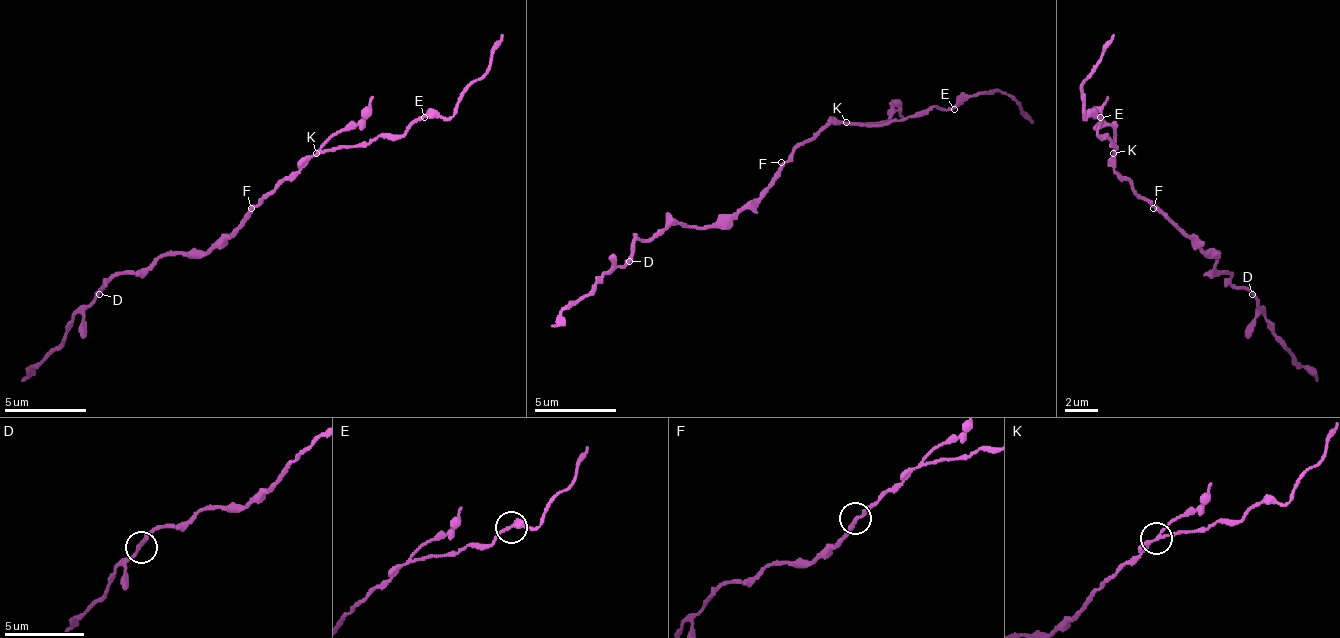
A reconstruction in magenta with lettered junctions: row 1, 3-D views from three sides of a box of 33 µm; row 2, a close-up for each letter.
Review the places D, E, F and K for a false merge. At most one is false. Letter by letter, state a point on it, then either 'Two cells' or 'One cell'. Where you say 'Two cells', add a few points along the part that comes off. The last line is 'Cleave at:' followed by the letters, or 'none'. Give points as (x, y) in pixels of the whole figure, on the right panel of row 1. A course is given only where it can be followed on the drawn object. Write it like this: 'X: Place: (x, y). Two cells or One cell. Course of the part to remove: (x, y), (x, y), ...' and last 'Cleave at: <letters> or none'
D: Place: (1252, 294). One cell
E: Place: (1100, 117). One cell
F: Place: (1153, 208). One cell
K: Place: (1113, 153). Two cells. Course of the part to remove: (1112, 154), (1112, 125), (1100, 113), (1108, 97)
Cleave at: K

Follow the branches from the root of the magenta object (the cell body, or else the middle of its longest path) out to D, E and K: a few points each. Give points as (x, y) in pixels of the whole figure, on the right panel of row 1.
D: (1157, 203), (1207, 253), (1215, 253), (1219, 257), (1215, 269), (1223, 269), (1235, 285), (1244, 285), (1252, 294)
E: (1157, 203), (1145, 199), (1116, 171), (1116, 146), (1096, 130), (1100, 125), (1100, 117)
K: (1157, 203), (1145, 199), (1116, 171), (1112, 154)

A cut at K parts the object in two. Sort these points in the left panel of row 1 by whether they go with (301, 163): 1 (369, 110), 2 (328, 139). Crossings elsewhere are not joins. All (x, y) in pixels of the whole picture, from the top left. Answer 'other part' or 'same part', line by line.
1: other part
2: other part

